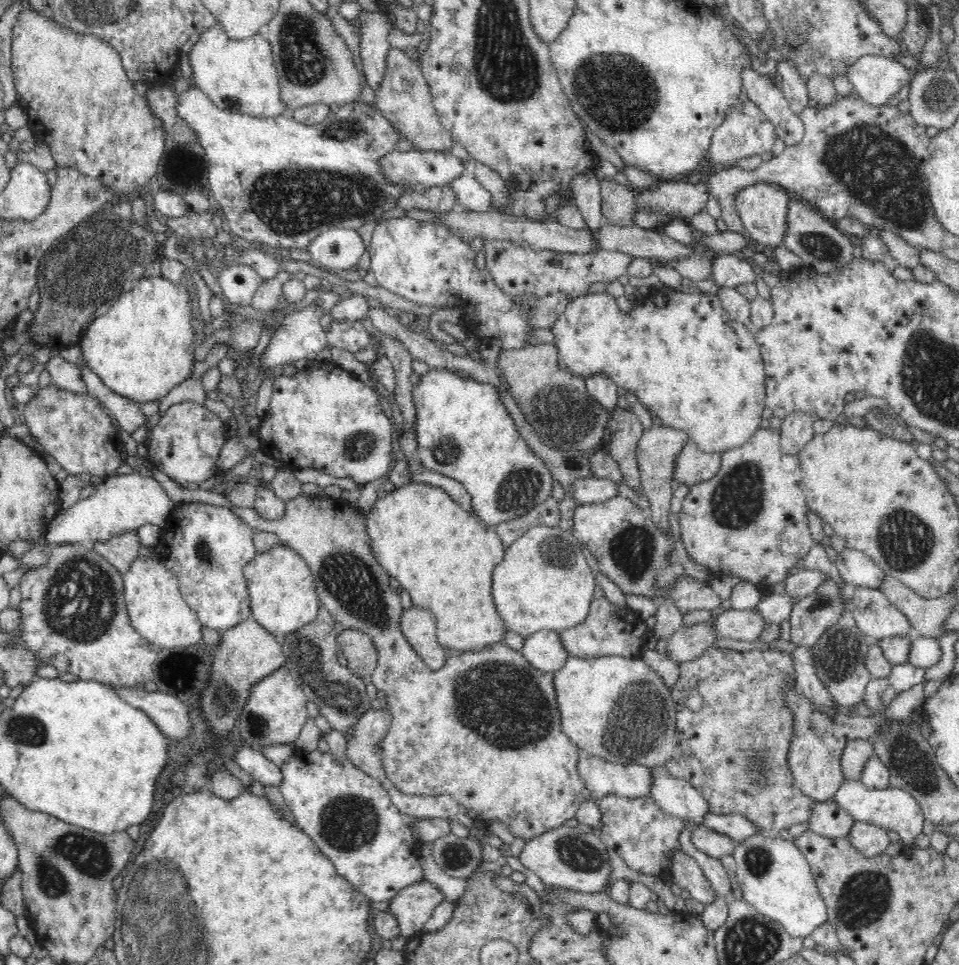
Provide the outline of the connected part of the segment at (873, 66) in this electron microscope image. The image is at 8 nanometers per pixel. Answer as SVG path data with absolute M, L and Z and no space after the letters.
M860 56L848 66L845 76L853 84L854 93L863 101L872 104L873 107L887 106L888 101L900 92L902 86L908 85L910 81L910 69L904 67L899 61L886 56Z

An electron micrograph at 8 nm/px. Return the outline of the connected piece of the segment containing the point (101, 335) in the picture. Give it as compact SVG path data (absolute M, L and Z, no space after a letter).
M142 277L130 292L124 292L104 313L98 314L85 328L79 342L81 354L86 360L85 370L100 378L101 384L112 390L113 394L126 398L129 402L144 404L164 398L174 386L191 378L194 365L194 330L192 304L194 289L189 280L174 283L157 277Z

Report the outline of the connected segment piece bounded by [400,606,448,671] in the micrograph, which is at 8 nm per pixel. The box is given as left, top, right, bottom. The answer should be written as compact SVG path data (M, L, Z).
M412 606L404 609L400 614L401 634L404 635L404 638L408 639L409 646L412 647L412 650L416 651L416 654L424 661L424 664L433 671L442 668L448 656L448 652L444 650L444 645L436 640L436 626L436 616L432 614L432 611L425 610L424 607Z

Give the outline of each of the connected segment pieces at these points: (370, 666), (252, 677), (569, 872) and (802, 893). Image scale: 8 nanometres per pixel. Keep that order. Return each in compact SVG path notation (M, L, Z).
M345 628L336 638L339 651L347 659L347 667L361 680L368 679L377 664L377 650L365 632Z
M254 618L220 632L221 643L217 649L209 650L209 679L198 694L198 705L210 716L212 728L220 736L228 736L230 728L238 724L243 706L248 700L251 686L266 678L285 664L282 641L261 627Z
M561 825L558 829L550 829L541 833L521 847L518 856L520 862L532 870L544 884L554 884L557 888L581 893L602 894L610 886L610 856L608 846L593 831L583 833L578 827Z
M757 833L737 843L732 856L736 862L738 895L764 916L780 922L792 937L803 940L828 921L827 908L816 886L811 864L792 838Z

